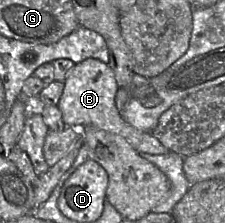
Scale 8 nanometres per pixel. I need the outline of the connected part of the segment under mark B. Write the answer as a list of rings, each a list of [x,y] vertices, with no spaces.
[[[86,59],[75,64],[64,80],[64,91],[58,103],[63,121],[69,127],[77,129],[95,127],[119,135],[126,139],[139,153],[161,155],[169,152],[150,132],[141,131],[123,119],[116,106],[118,89],[114,71],[109,64],[98,59]]]

